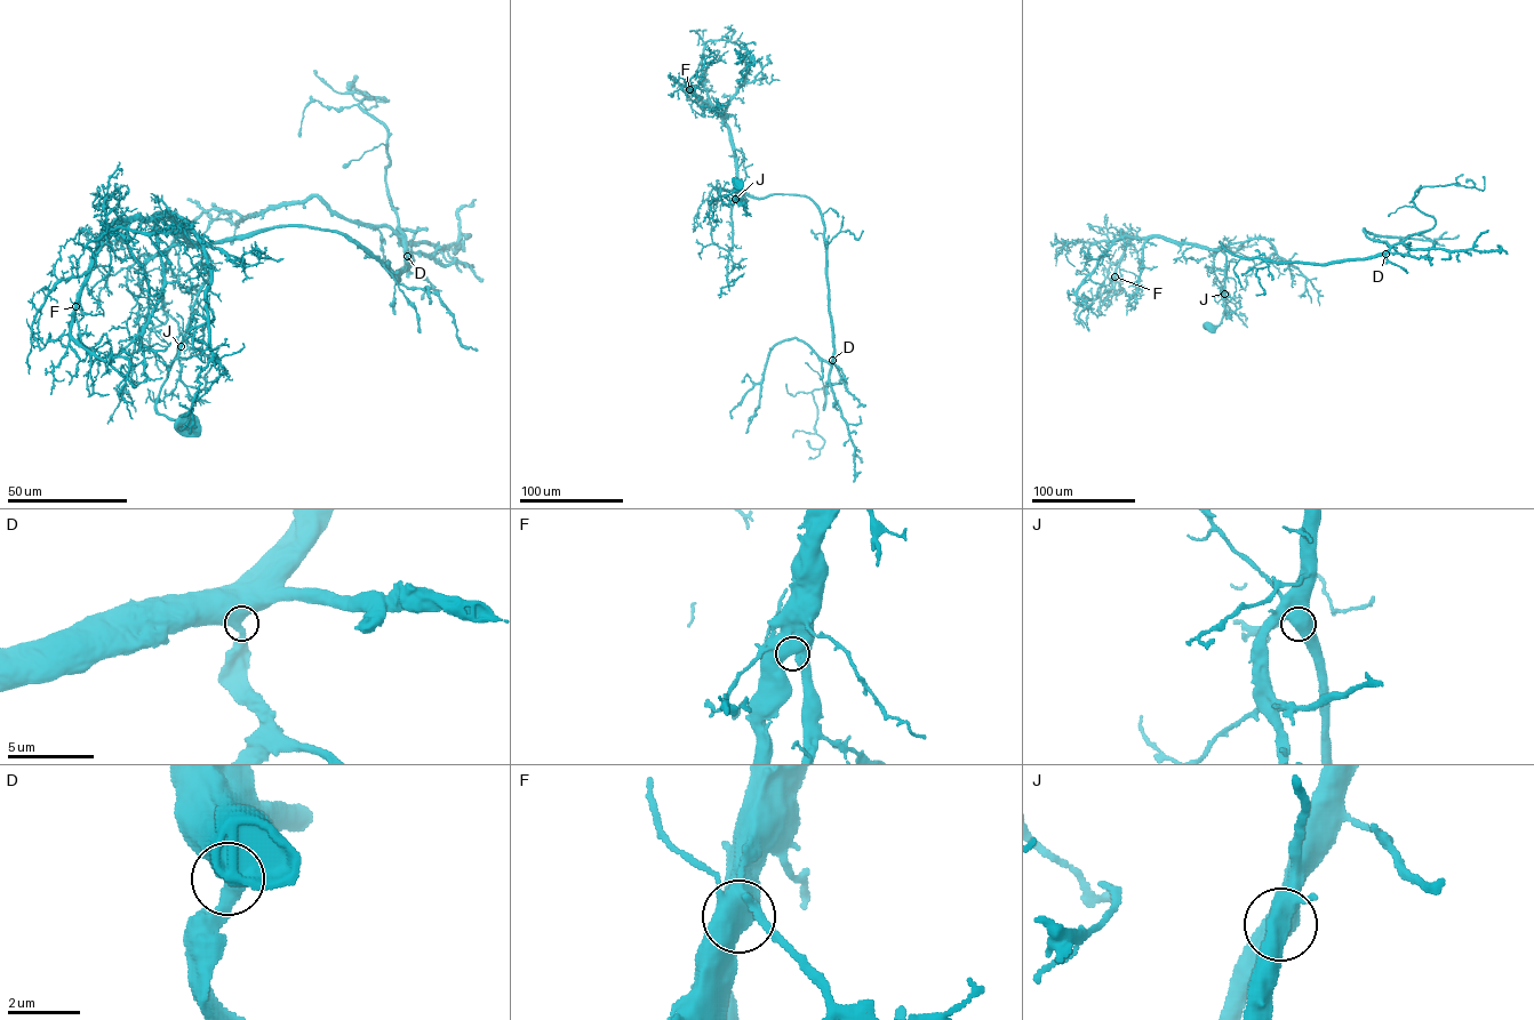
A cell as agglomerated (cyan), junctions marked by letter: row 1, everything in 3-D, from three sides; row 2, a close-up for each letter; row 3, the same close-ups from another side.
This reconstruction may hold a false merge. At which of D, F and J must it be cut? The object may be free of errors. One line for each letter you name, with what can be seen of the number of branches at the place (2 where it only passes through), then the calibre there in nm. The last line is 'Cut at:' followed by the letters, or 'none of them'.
Cut at: none of them

